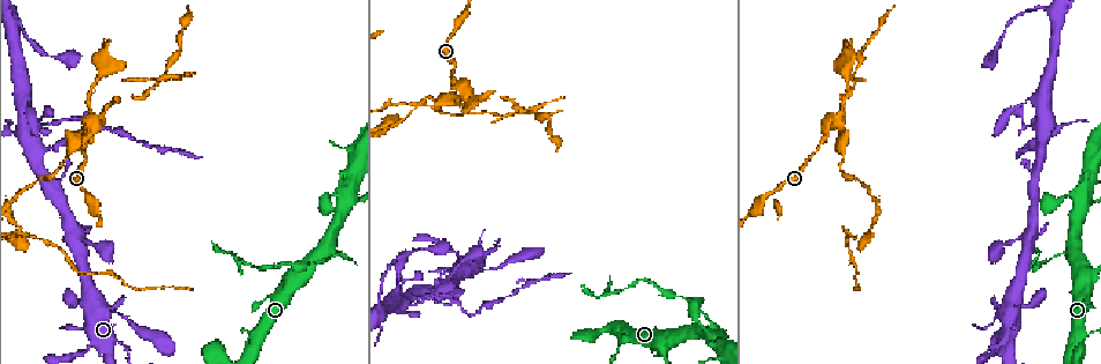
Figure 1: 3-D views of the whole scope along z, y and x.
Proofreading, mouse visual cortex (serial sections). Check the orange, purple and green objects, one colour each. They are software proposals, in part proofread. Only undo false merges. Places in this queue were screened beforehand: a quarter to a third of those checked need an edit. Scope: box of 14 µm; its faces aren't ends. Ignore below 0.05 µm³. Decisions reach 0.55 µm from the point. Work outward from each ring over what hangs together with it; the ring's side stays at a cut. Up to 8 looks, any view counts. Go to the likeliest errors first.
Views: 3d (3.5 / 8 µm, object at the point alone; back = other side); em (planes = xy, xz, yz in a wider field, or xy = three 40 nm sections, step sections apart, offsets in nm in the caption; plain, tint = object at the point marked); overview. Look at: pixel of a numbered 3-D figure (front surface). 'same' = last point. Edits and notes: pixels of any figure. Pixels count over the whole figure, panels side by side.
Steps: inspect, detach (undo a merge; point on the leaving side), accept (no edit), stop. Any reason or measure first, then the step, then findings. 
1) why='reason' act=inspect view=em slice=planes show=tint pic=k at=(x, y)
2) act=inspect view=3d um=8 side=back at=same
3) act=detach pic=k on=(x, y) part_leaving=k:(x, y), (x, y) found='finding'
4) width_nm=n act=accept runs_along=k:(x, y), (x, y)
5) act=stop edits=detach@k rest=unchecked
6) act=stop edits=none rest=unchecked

why='three-way junction' act=inspect view=3d um=3.5 pic=1 at=(332, 251)

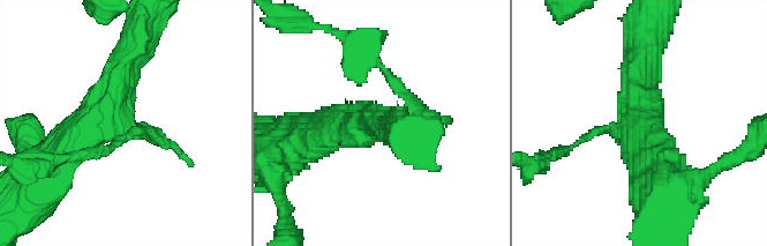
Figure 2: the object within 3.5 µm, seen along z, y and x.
arms=3 arm_widths_nm=150,350,600 why='shape alone is not enough' act=inspect view=em slice=xy step=3 show=tint pic=2 at=(123, 121)

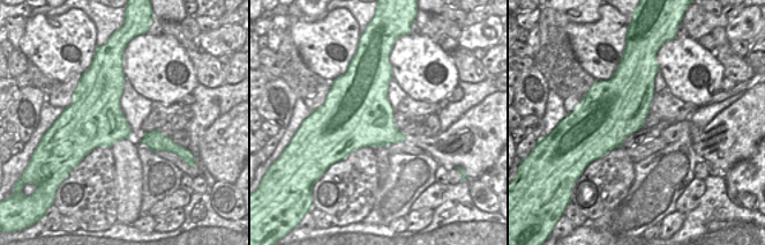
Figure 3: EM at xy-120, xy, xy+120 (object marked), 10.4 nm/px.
act=detach pic=2 on=(389, 76) part_leaving=2:(138, 133), (89, 154) found='a second cell is stuck on'

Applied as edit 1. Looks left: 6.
why='abrupt turn' act=inspect view=3d um=8 pic=1 at=(467, 91)

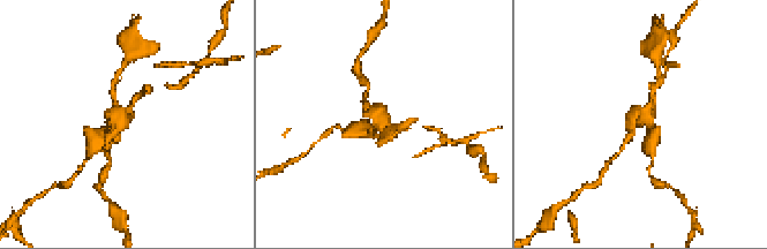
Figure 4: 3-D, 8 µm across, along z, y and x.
why='shape alone is not enough' act=inspect view=em slice=xy step=5 show=tint pic=4 at=(383, 122)

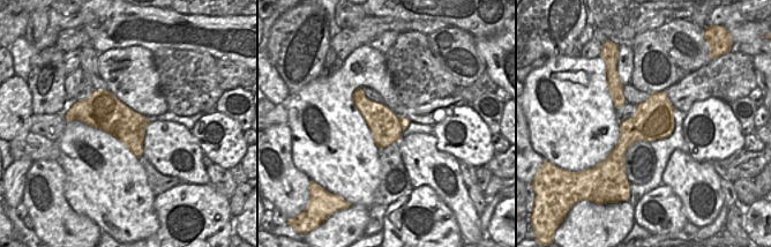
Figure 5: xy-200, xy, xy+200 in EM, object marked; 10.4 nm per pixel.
act=detach pic=4 on=(359, 134) found='two cells meet here'

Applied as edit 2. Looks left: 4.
act=inspect view=3d um=8 pic=1 at=(102, 65)

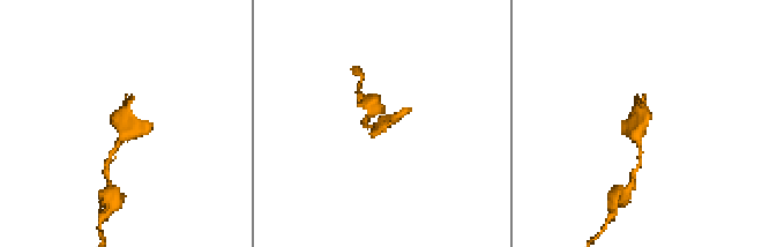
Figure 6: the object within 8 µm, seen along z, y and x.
why='need the tissue' act=inspect view=em slice=planes show=tint pic=6 at=(639, 126)

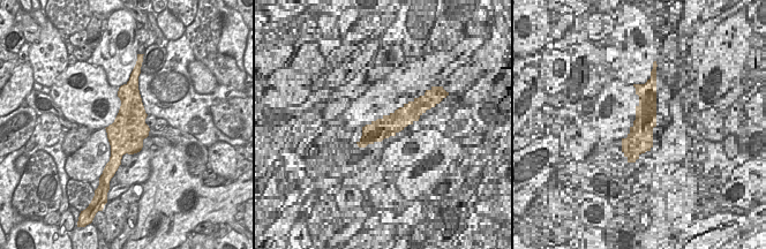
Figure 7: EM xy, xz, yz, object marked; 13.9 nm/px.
act=accept runs_along=6:(111, 157), (125, 133), (127, 95) found='continuous, no second cell'

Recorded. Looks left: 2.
act=stop edits=detach@2,detach@4 rest=unchecked

